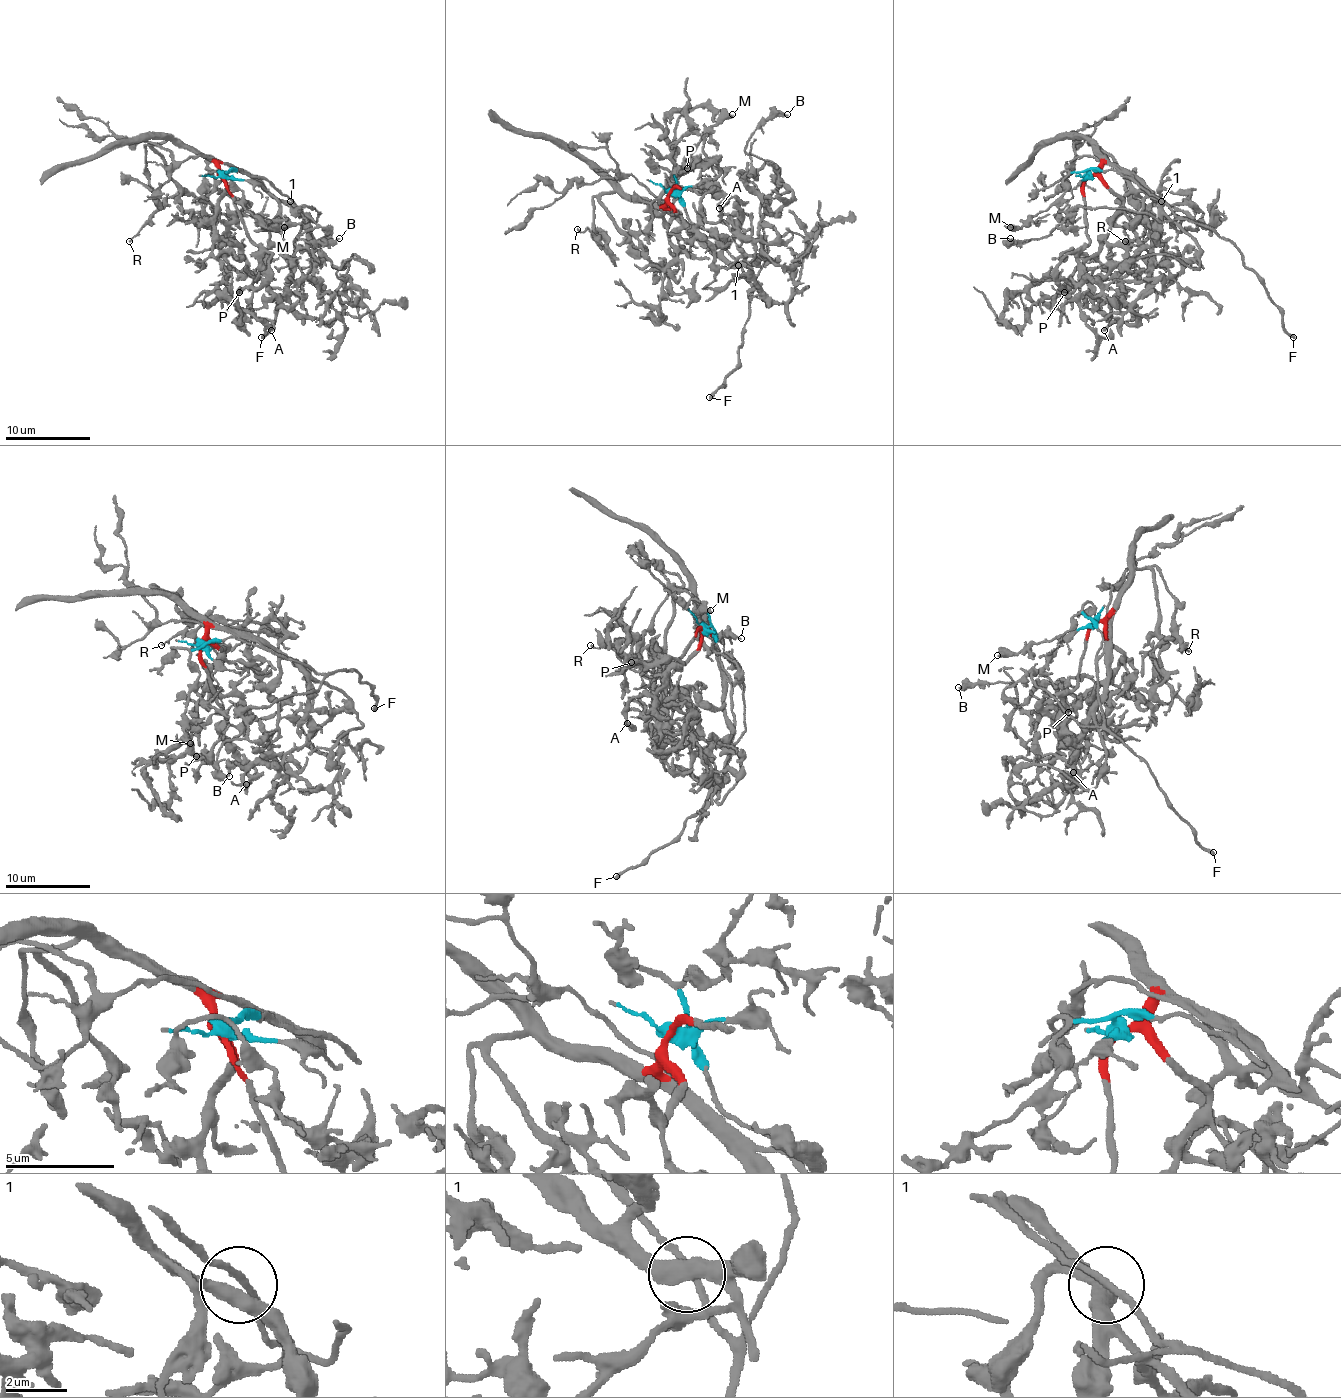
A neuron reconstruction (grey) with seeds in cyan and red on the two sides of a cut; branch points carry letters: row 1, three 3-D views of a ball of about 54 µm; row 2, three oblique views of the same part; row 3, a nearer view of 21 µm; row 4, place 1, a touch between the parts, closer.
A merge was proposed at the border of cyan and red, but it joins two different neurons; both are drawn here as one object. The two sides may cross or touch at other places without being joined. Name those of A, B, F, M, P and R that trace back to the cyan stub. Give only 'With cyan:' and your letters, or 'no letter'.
With cyan: B, F, M

